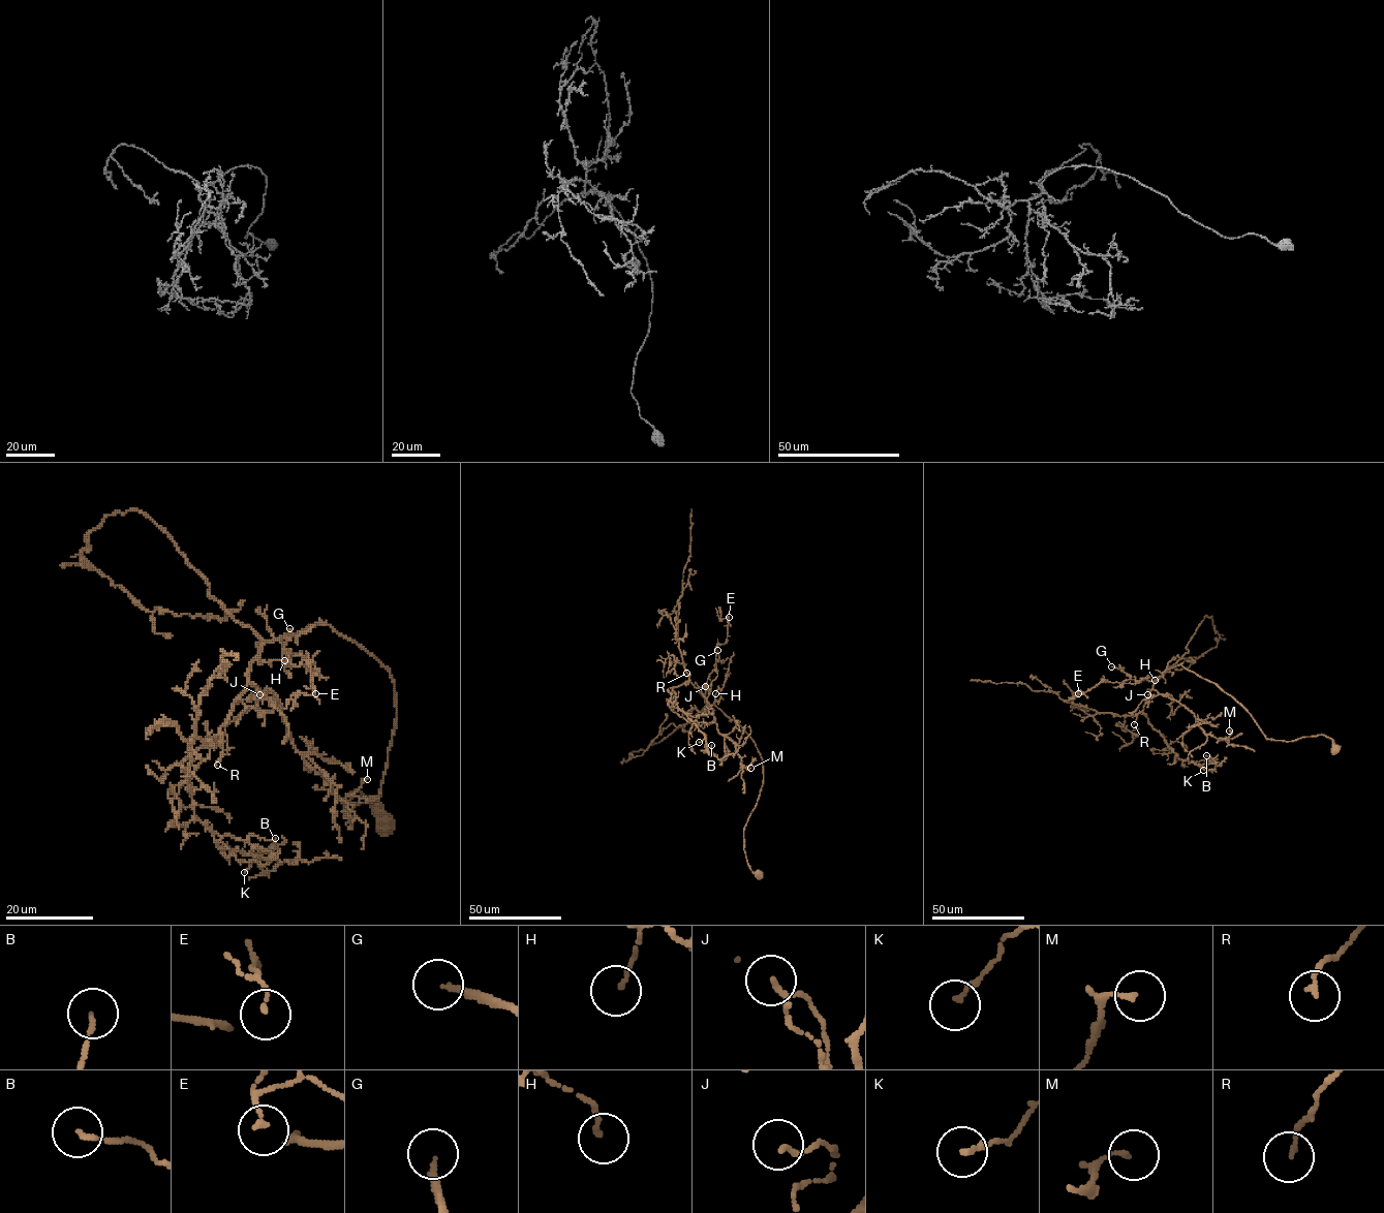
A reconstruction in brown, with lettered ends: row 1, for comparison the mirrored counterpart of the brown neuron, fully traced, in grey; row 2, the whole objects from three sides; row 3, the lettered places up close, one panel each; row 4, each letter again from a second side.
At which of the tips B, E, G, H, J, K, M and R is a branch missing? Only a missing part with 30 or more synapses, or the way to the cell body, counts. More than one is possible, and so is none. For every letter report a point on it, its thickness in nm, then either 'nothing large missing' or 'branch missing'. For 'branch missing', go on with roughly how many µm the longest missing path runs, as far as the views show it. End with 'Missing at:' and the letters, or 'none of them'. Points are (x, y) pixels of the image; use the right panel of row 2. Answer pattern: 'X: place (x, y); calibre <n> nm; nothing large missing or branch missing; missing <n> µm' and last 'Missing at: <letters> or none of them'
B: place (1206, 755); calibre 120 nm; nothing large missing
E: place (1078, 693); calibre 140 nm; nothing large missing
G: place (1111, 666); calibre 190 nm; branch missing; missing 50 µm
H: place (1155, 680); calibre 120 nm; nothing large missing
J: place (1147, 694); calibre 150 nm; nothing large missing
K: place (1203, 770); calibre 160 nm; nothing large missing
M: place (1229, 731); calibre 130 nm; nothing large missing
R: place (1134, 724); calibre 120 nm; nothing large missing
Missing at: G

